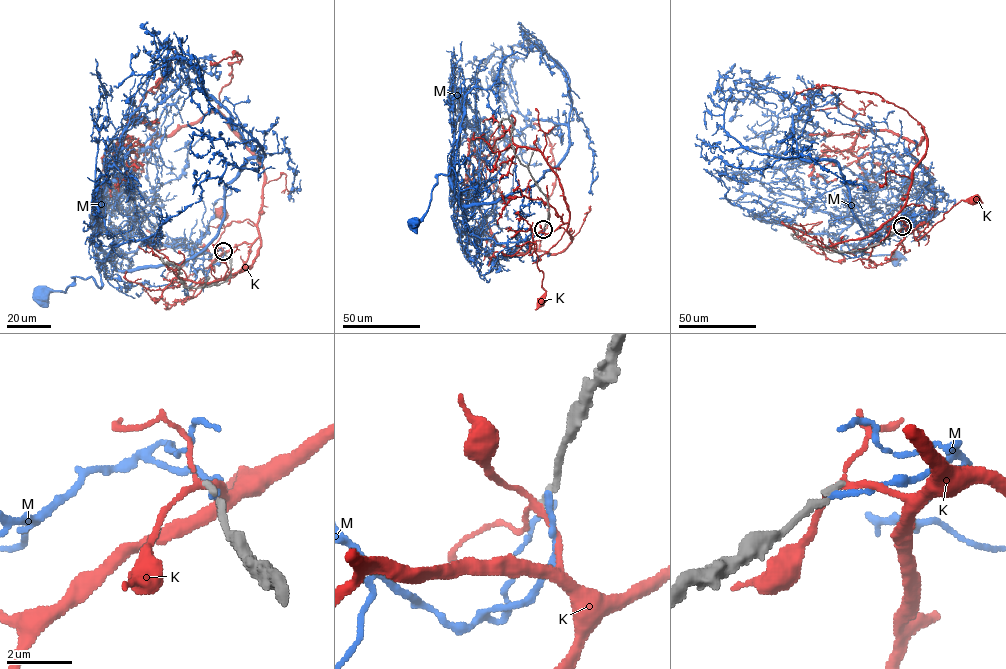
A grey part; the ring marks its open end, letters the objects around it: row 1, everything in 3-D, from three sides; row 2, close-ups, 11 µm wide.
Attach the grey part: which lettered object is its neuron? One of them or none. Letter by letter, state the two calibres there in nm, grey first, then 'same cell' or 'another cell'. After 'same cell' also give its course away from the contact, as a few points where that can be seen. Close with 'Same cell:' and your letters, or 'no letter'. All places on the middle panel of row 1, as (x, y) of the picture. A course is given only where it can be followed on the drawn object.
K: 190/170 nm | another cell
M: 240/200 nm | another cell
Same cell: no letter

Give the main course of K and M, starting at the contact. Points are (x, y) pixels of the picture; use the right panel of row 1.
K: (902, 226), (909, 226), (918, 240), (961, 200), (973, 199)
M: (902, 227), (908, 226), (902, 228), (902, 221), (916, 222), (869, 228), (851, 251), (841, 247), (896, 257)

